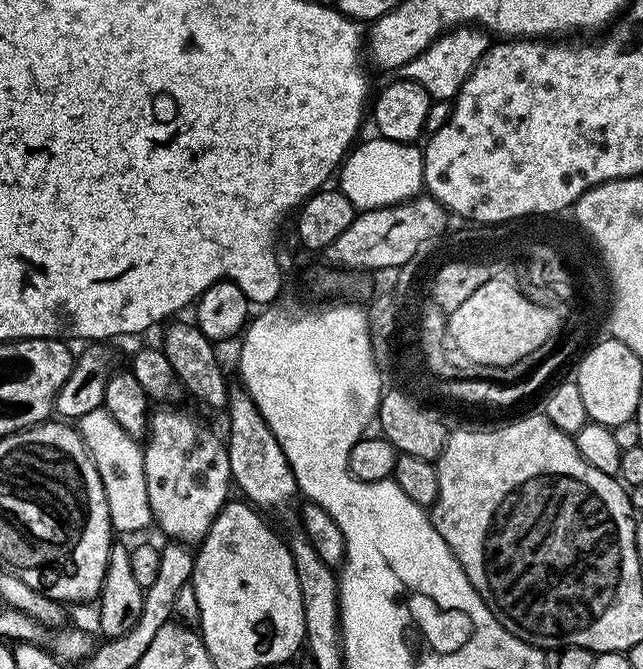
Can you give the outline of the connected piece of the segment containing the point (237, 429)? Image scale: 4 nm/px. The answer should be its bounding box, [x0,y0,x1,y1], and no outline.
[226,386,300,521]

